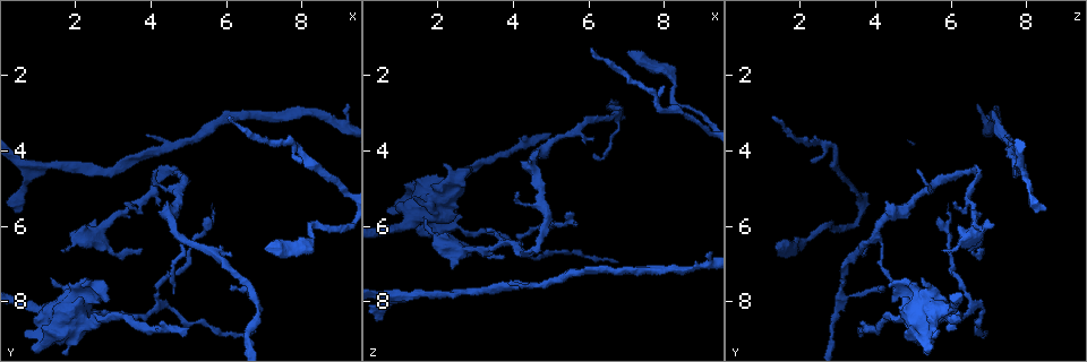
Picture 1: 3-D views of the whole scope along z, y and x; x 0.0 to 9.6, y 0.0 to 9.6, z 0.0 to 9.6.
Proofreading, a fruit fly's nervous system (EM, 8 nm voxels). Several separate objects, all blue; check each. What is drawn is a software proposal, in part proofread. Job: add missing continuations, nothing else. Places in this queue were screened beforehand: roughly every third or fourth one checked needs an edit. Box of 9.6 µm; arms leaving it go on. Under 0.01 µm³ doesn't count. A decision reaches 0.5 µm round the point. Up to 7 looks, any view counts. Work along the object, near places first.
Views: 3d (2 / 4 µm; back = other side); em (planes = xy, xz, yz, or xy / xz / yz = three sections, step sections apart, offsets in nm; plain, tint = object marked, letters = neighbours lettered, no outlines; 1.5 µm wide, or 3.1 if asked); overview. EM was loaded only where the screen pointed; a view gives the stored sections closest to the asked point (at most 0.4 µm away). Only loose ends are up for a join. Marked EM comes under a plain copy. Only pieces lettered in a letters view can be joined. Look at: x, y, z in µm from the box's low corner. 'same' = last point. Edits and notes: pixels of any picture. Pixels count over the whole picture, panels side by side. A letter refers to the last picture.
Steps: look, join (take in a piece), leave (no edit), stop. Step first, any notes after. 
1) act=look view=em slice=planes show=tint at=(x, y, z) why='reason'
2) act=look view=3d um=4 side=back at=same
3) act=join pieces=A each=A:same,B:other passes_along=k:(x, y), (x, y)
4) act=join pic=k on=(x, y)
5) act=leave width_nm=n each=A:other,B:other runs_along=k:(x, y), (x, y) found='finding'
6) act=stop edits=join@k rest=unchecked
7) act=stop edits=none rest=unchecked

act=look view=em slice=yz step=8 show=letters at=(2.10, 7.60, 4.35) why='branch stops here'

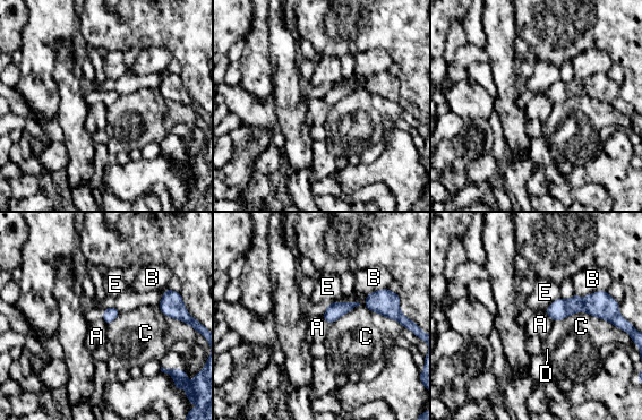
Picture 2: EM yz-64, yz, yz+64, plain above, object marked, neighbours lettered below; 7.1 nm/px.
act=look view=em slice=planes show=letters at=same why='another direction'

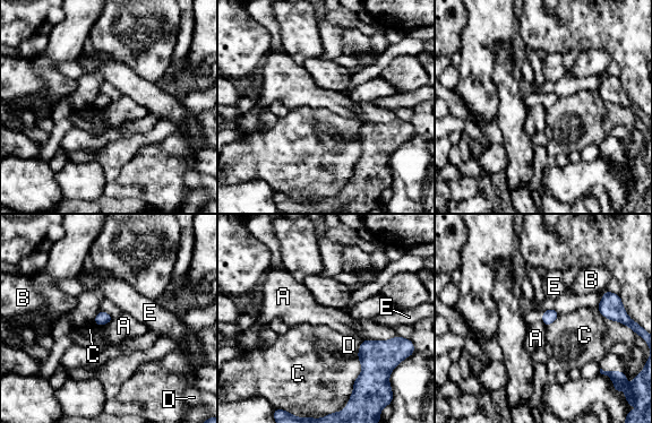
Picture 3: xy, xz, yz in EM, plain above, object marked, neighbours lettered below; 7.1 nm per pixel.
act=leave each=A:other,B:other,C:other,D:other,E:other border=3:(358, 354), (361, 372), (354, 380) found='no lettered piece goes on from it'

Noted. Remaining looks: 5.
act=look view=em slice=planes show=letters at=(4.95, 8.90, 3.60) why='branch stops here'

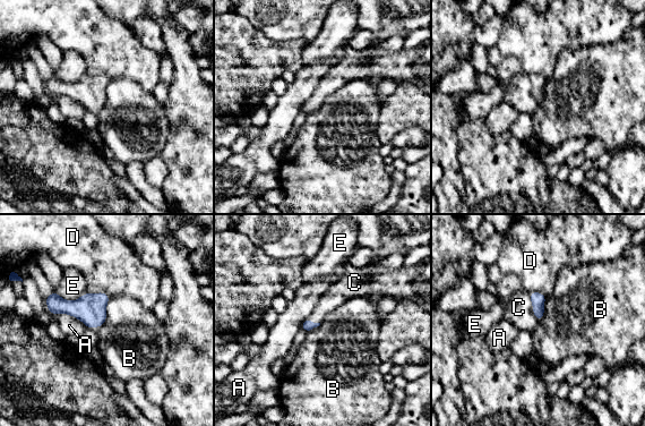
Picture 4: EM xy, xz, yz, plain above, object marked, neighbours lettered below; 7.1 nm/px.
act=join pieces=C each=A:other,B:other,C:same,D:other,E:other found='the neuron continues'

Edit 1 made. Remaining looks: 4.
act=look view=3d um=4 at=(2.35, 5.95, 7.15) why='branch stops here'

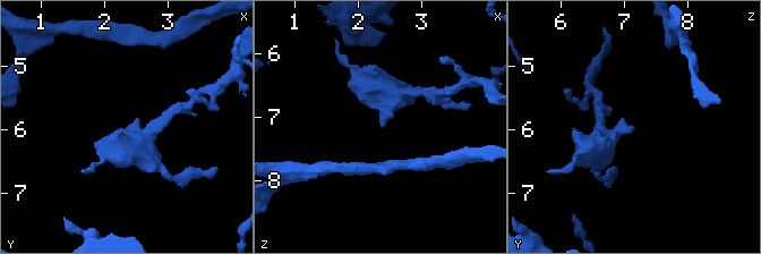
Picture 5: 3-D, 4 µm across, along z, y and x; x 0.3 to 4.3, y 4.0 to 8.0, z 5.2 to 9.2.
act=look view=em slice=xy step=4 show=letters at=(2.40, 5.90, 7.15)

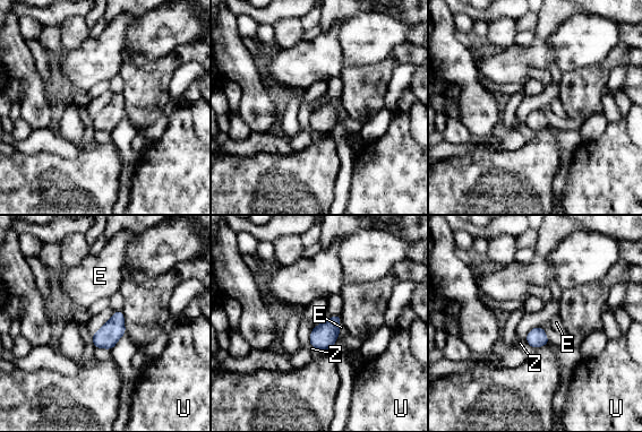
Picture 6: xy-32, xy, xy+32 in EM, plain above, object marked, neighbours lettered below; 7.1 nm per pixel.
act=leave each=E:other,U:other,Z:other found='none of them fits'

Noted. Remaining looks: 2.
act=stop edits=join@4 rest=unchecked

